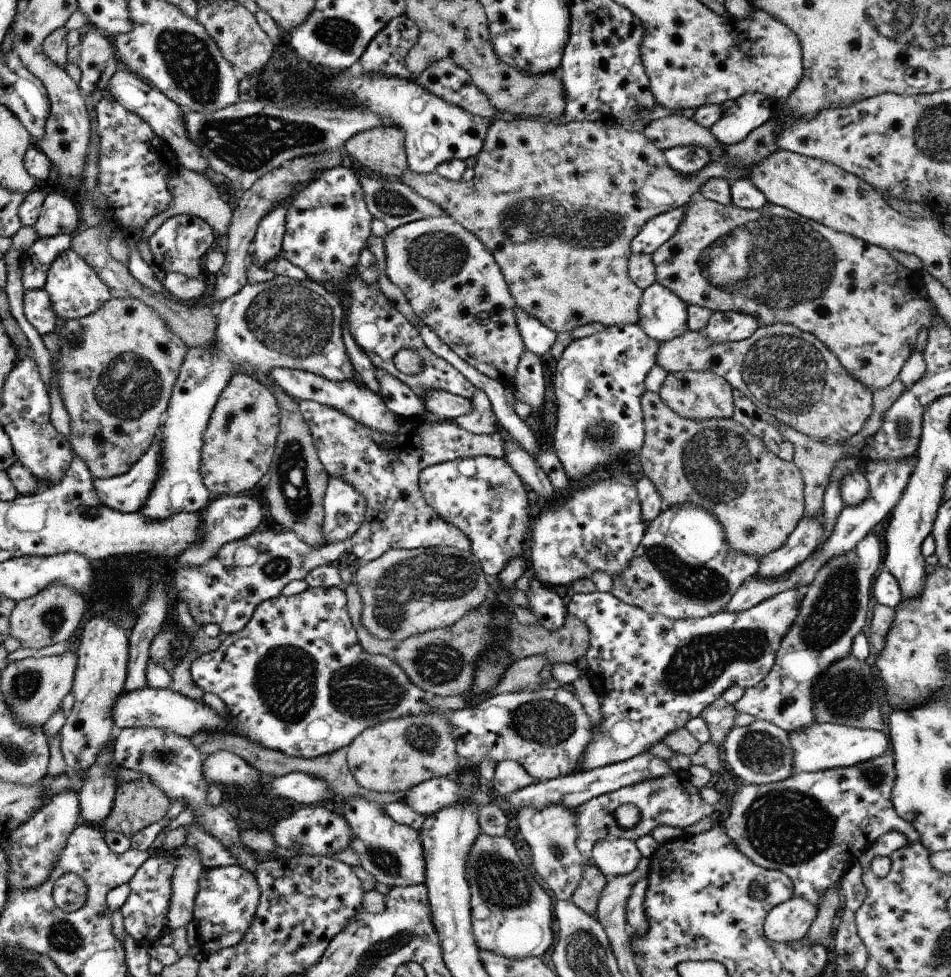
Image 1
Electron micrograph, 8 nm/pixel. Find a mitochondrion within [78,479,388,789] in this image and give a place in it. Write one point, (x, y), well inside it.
(274, 565)

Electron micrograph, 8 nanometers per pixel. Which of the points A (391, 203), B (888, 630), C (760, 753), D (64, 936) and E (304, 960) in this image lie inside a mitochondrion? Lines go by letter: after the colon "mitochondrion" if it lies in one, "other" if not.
A: mitochondrion
B: other
C: mitochondrion
D: mitochondrion
E: other

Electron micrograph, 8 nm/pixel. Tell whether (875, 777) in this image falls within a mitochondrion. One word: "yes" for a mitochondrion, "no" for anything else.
yes

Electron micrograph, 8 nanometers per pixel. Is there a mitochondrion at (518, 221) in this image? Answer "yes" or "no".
yes

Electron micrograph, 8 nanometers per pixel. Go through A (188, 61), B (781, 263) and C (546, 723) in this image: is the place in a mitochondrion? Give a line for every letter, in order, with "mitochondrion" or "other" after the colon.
A: mitochondrion
B: mitochondrion
C: mitochondrion

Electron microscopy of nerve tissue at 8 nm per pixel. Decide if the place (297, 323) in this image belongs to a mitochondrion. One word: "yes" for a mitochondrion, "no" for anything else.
yes

